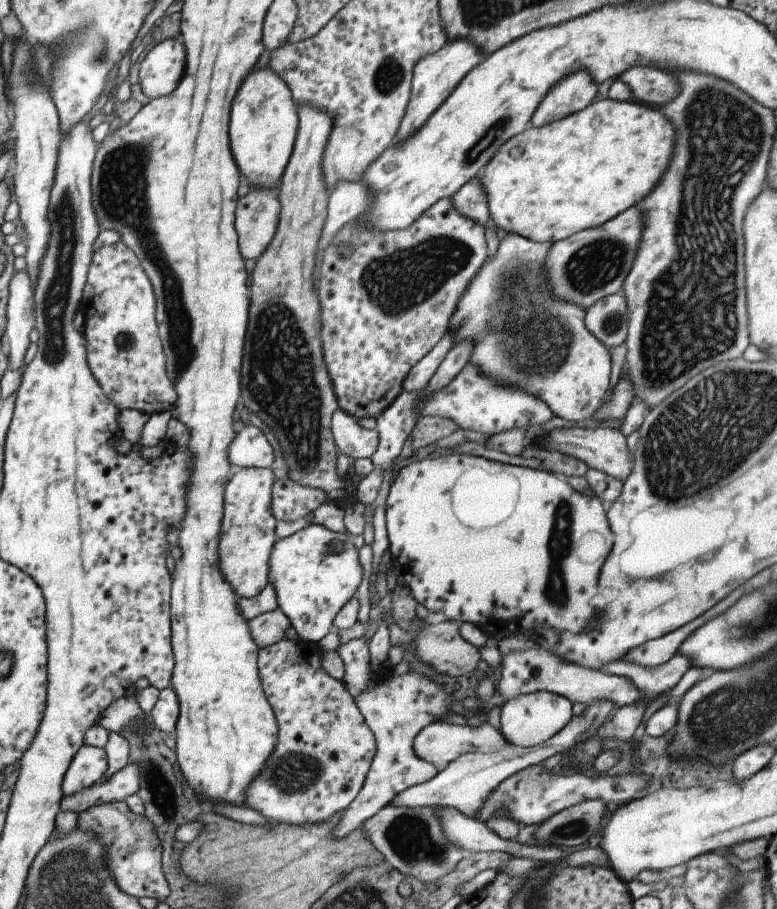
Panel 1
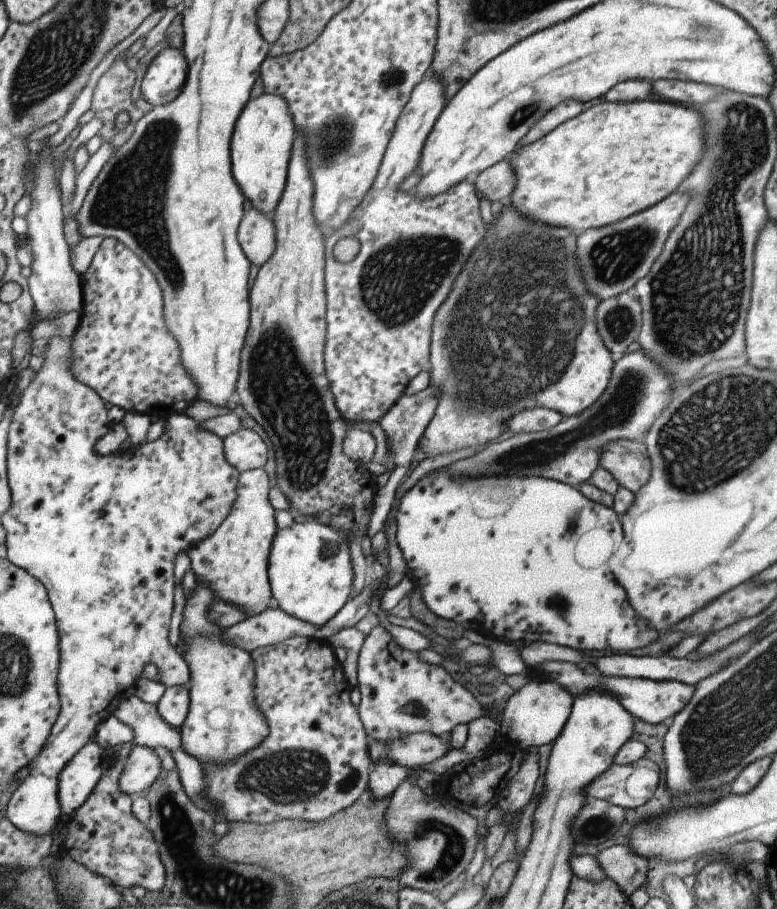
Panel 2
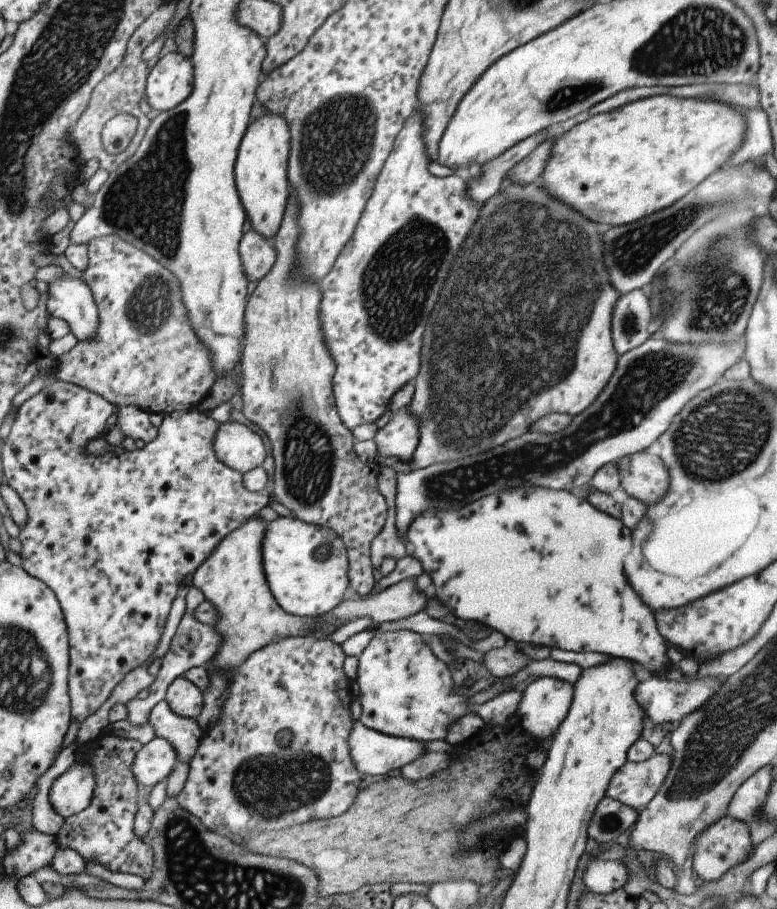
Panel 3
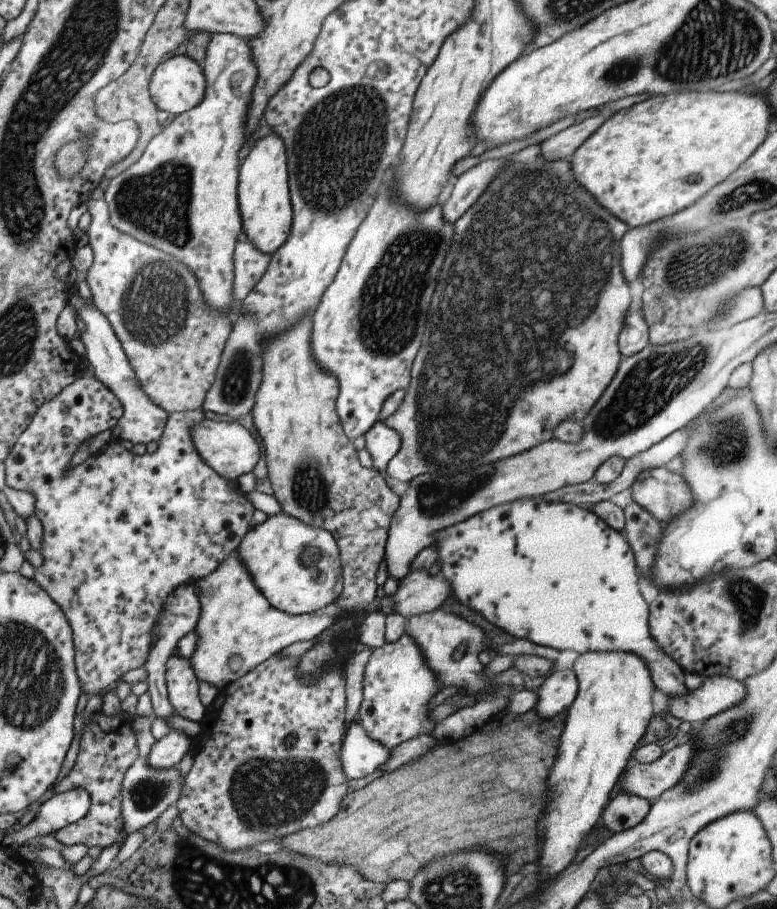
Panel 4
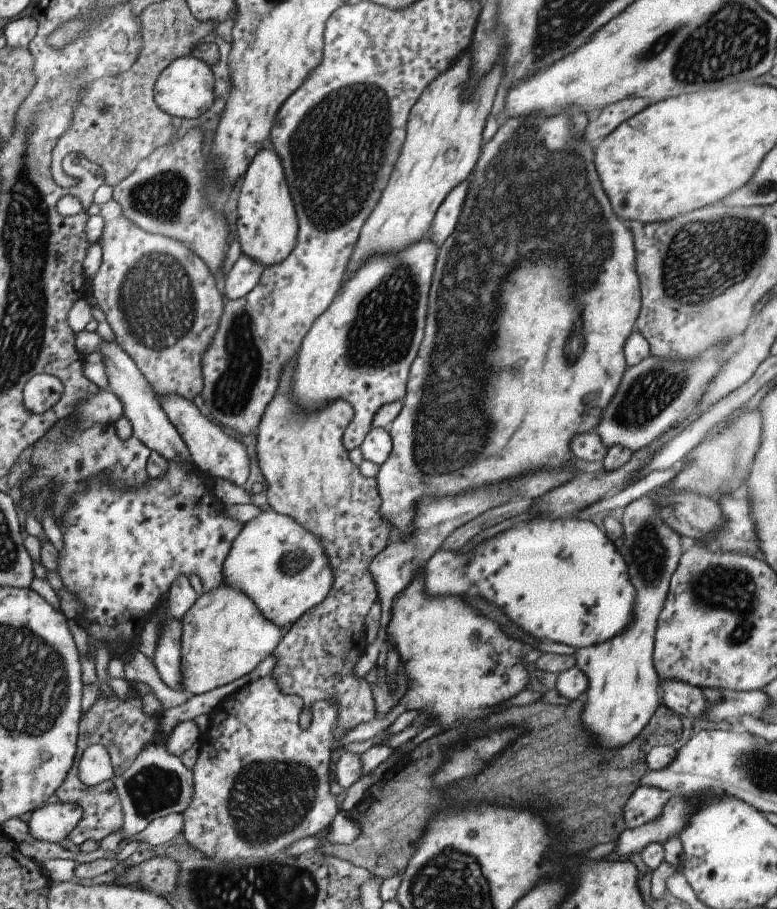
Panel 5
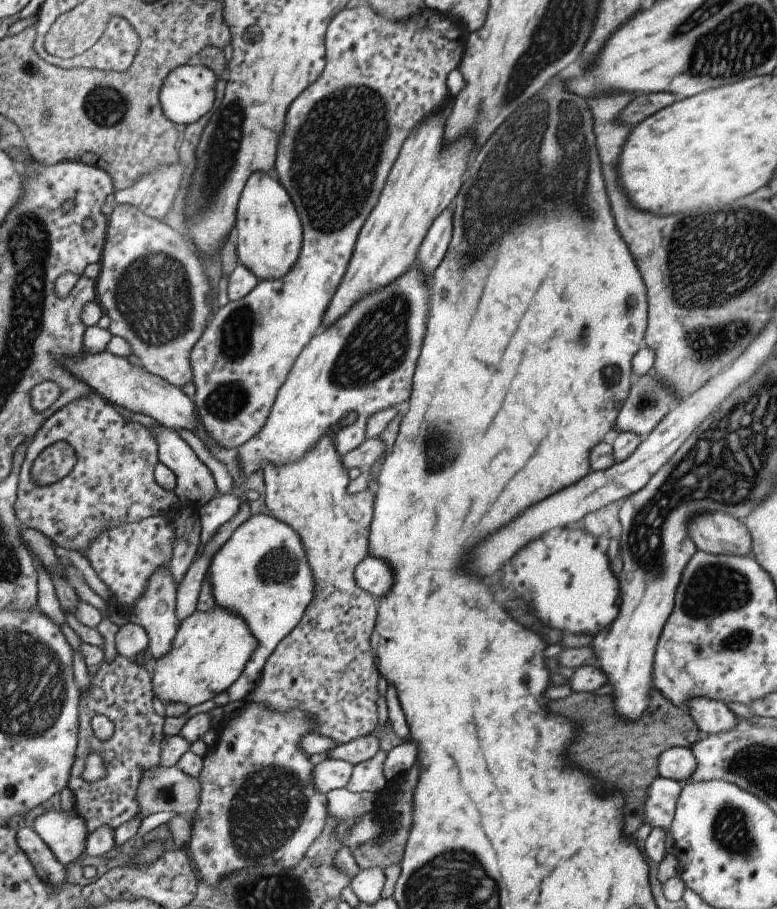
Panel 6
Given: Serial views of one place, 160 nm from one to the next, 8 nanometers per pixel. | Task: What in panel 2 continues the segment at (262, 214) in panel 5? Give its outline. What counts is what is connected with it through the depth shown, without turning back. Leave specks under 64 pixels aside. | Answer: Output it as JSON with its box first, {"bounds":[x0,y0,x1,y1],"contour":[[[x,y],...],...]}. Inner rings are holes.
{"bounds":[233,92,298,216],"contour":[[[263,92],[241,113],[233,137],[233,172],[253,208],[273,216],[288,185],[288,168],[298,136],[289,103],[281,95]]]}

